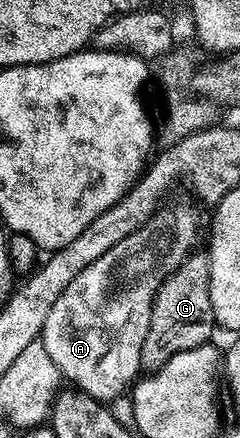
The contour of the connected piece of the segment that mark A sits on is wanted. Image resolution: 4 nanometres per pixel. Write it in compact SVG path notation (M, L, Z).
M157 207L140 228L134 230L126 238L122 238L122 242L118 242L118 246L106 250L106 254L102 254L102 258L98 258L98 262L90 262L90 266L86 266L86 270L82 270L82 274L78 274L78 278L74 278L74 282L70 282L70 286L66 286L66 290L62 290L62 294L58 294L58 302L54 302L54 306L50 310L50 314L44 323L43 335L45 337L52 336L52 340L50 339L52 361L54 362L54 366L60 368L60 375L65 381L73 380L73 382L76 383L73 385L75 385L79 391L90 394L95 400L101 402L112 402L115 396L122 395L124 391L125 395L125 393L133 387L134 381L142 372L140 366L142 342L146 342L146 330L150 330L150 314L154 306L154 298L158 294L162 282L166 282L166 278L170 278L170 274L179 272L185 267L184 259L191 254L192 247L196 244L196 235L198 235L199 232L200 216L194 209Z

